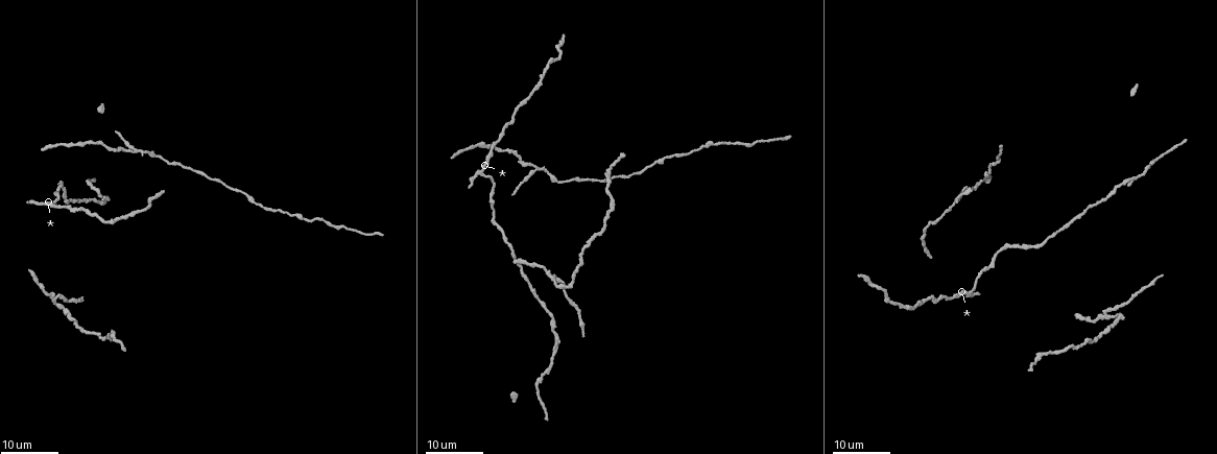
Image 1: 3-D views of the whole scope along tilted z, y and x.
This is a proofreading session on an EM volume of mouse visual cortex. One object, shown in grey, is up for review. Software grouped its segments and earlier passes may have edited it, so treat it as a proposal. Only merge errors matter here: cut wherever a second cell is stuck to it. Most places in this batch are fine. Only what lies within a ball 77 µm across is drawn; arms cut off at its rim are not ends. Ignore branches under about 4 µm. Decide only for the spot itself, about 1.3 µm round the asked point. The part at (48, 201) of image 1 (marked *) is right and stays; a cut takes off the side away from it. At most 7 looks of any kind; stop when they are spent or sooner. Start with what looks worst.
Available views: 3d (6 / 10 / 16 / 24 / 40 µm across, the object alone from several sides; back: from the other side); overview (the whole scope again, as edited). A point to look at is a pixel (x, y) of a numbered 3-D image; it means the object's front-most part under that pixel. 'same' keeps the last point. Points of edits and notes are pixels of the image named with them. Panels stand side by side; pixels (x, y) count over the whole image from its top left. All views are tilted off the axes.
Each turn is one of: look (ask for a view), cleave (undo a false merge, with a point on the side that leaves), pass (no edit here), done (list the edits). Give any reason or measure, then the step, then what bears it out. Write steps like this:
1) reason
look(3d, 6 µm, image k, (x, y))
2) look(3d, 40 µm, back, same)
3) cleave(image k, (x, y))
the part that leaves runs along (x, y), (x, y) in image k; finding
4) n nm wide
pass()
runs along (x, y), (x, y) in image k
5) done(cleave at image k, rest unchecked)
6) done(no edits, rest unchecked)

look(3d, 24 µm, image 1, (954, 201))

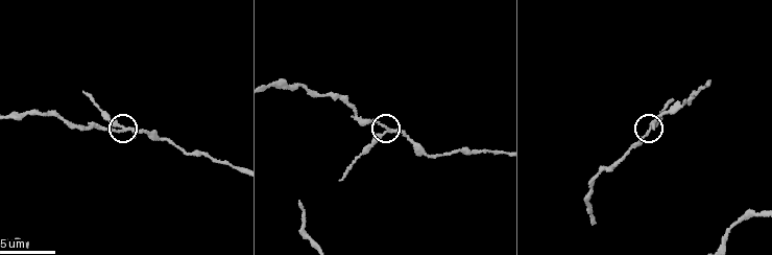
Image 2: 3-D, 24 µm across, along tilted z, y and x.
look(3d, 10 µm, image 2, (128, 128))

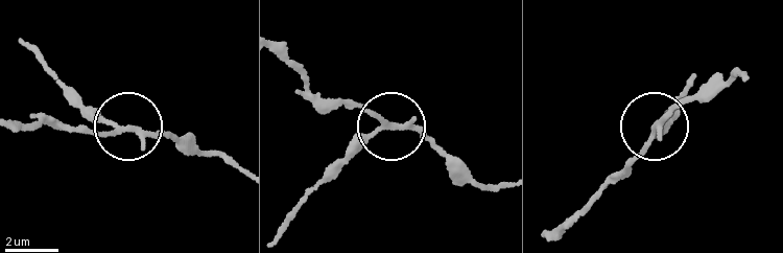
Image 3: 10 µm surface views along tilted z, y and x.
160 nm wide
cleave(image 3, (96, 115))
the part that leaves runs along (129, 128), (85, 109), (21, 40) in image 3; two cells meet here

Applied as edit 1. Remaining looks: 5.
thick turns thin
look(3d, 10 µm, image 2, (723, 240))

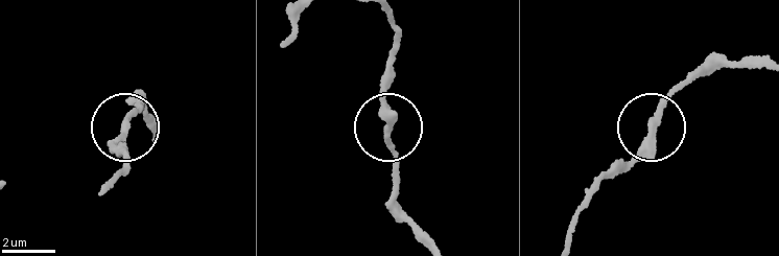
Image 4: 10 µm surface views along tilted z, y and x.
from behind
look(3d, 10 µm, back, image 4, (389, 132))

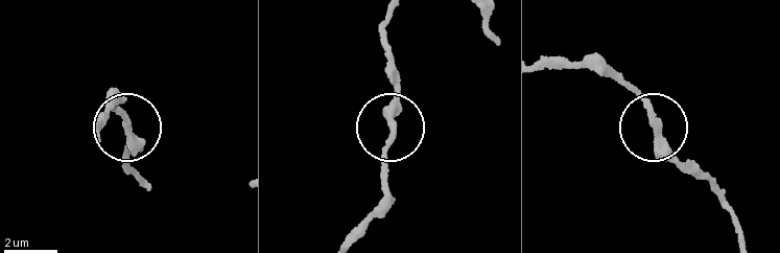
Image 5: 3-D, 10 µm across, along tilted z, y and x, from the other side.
pass()
runs along (740, 234), (711, 184), (654, 130), (646, 102), (601, 62) in image 5; one cell here

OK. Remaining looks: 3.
sudden change in width
look(3d, 6 µm, image 2, (161, 140))

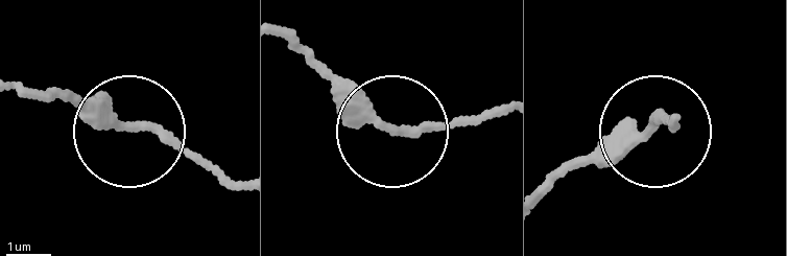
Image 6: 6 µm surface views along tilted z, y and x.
pass()
runs along (279, 33), (395, 131), (495, 117) in image 6; all the same cell

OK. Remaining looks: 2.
done(cleave at image 3, rest unchecked)

